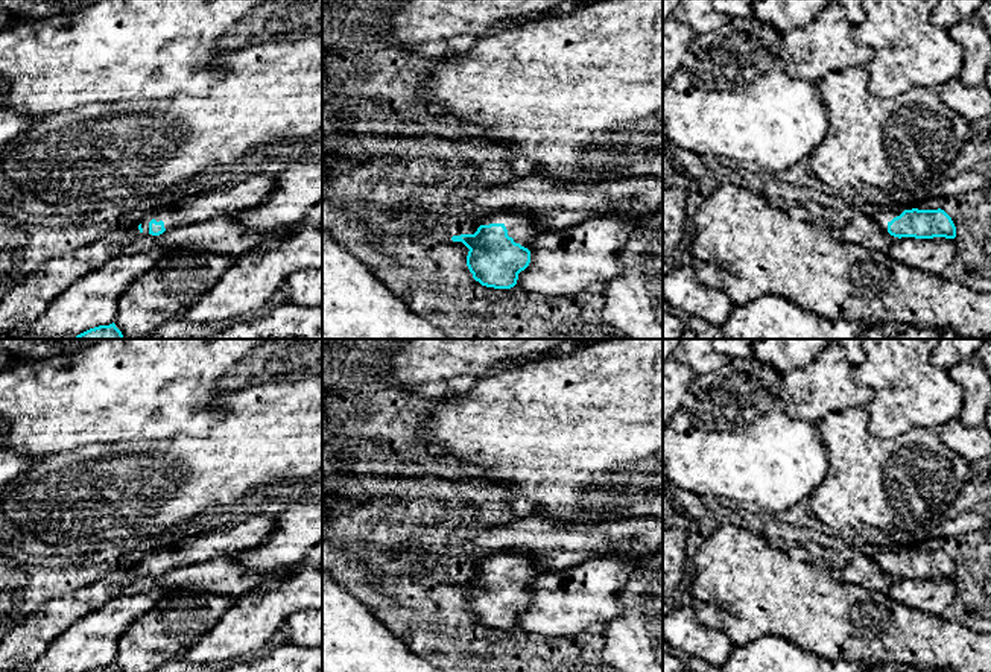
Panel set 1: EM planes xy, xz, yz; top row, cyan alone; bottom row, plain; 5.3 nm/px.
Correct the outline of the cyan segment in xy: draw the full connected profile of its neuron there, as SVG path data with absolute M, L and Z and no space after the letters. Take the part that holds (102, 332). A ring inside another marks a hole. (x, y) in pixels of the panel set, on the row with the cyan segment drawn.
M116 324L90 328L73 339L125 339Z

